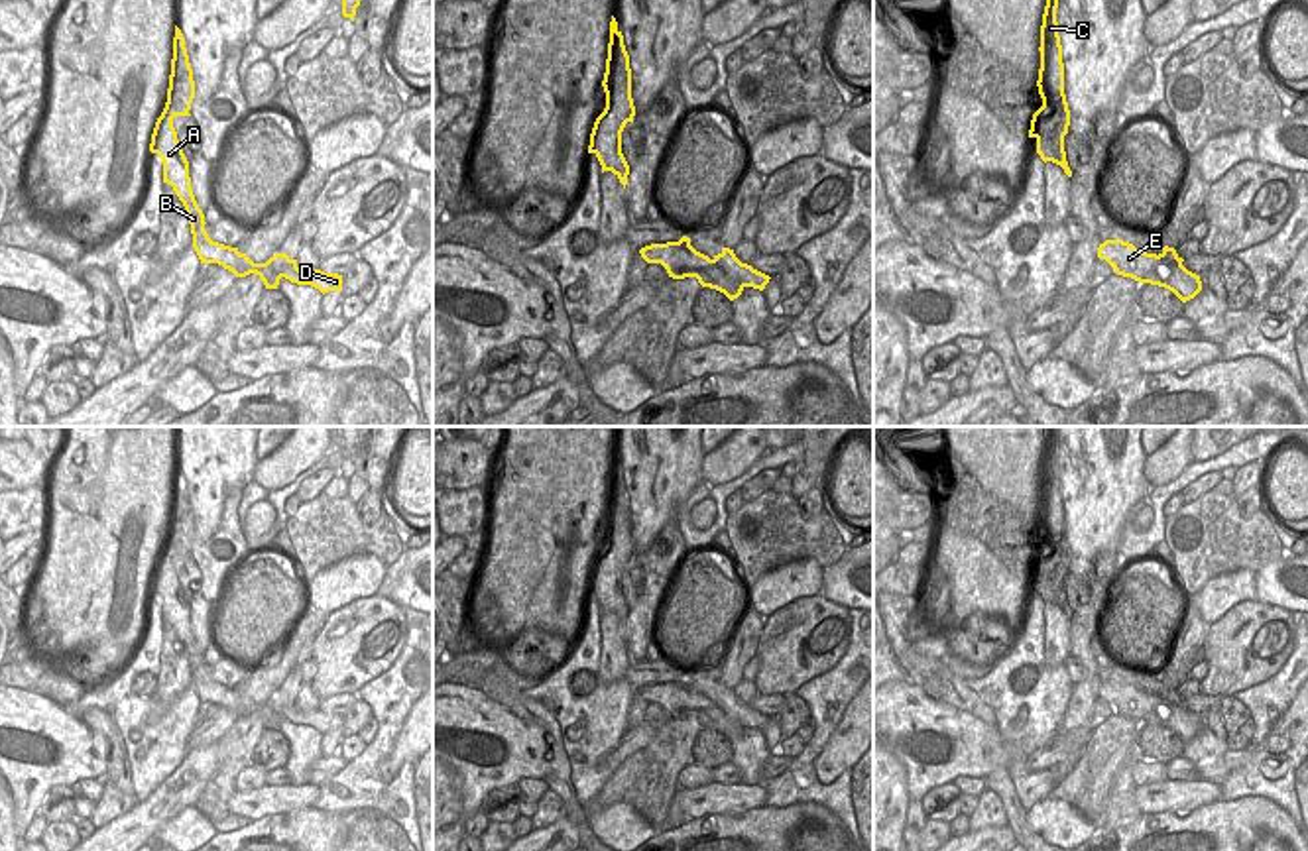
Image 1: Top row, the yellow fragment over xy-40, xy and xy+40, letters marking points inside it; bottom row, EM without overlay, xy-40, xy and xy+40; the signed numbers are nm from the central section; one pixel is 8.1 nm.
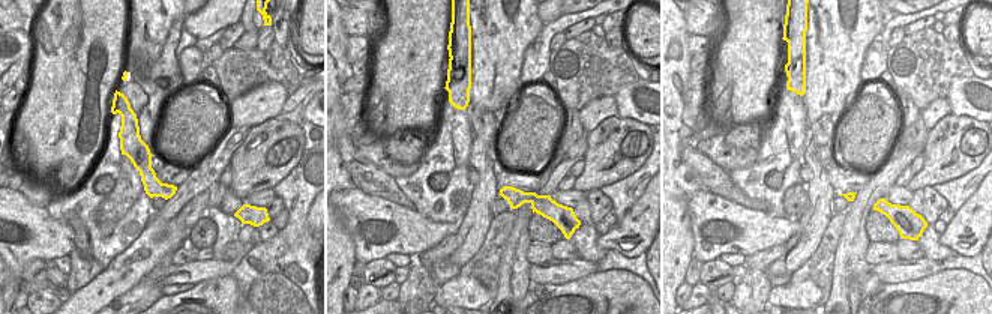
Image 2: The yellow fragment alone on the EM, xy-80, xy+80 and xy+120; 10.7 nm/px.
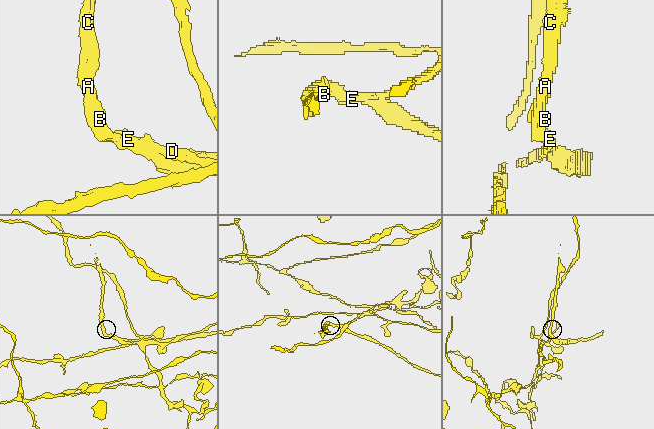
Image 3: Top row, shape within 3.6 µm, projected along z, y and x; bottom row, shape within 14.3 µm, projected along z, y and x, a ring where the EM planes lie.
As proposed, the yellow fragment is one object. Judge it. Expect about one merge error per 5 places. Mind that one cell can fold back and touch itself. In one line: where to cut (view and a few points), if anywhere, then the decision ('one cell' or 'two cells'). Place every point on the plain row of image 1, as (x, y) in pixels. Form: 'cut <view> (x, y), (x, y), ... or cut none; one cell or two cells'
cut xy (711, 700), (744, 726); two cells

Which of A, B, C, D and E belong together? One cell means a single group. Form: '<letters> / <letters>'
A B C E / D

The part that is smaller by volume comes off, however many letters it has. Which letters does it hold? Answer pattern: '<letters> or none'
A, B, C, E

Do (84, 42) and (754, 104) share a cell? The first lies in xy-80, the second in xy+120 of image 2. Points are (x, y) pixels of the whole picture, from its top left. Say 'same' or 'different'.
same

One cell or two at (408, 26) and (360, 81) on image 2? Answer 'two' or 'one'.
two

